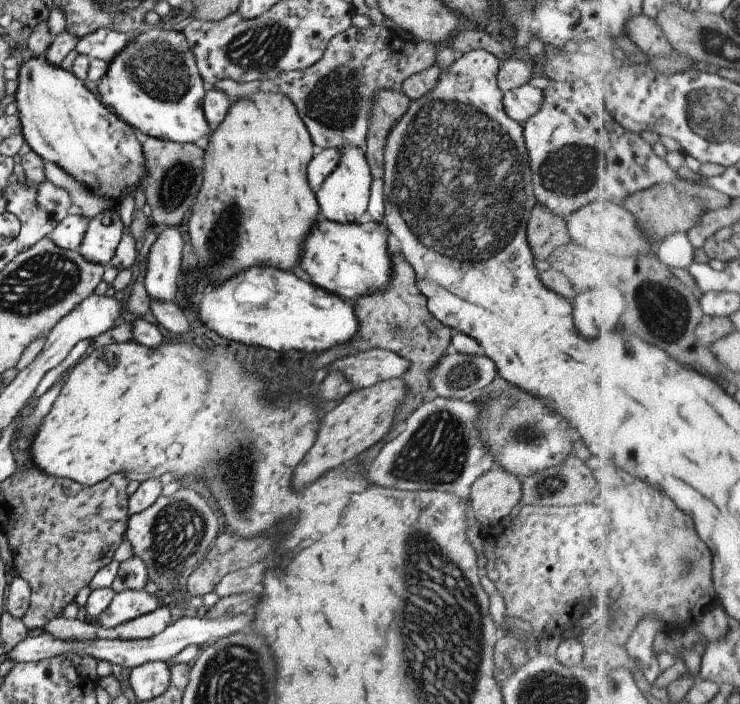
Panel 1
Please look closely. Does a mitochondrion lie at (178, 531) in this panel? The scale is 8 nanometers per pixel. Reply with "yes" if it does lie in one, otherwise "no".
yes

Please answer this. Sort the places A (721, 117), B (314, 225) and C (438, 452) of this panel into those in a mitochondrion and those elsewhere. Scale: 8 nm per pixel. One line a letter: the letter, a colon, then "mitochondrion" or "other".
A: mitochondrion
B: other
C: mitochondrion

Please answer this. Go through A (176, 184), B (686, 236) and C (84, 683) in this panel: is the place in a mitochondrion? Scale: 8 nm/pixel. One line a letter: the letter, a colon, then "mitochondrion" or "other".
A: mitochondrion
B: other
C: other

